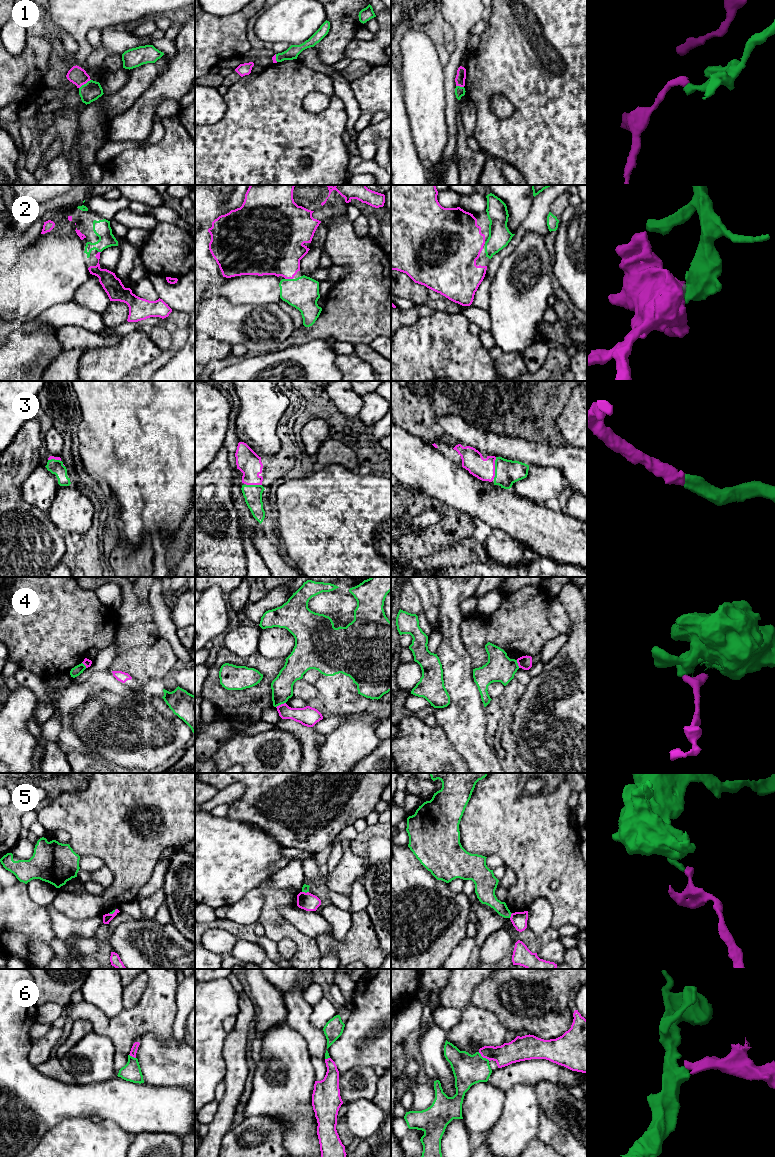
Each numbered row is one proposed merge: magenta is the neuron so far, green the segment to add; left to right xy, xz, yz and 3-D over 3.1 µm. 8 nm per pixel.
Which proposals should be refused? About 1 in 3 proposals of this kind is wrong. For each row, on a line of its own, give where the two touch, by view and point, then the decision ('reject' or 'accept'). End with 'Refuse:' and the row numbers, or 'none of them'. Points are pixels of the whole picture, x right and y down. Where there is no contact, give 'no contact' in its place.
1: xy (84, 83) | reject
2: xz (289, 278) | accept
3: yz (494, 468) | accept
4: xz (281, 704) | reject
5: yz (511, 915) | reject
6: yz (484, 1057) | accept
Refuse: 1, 4, 5

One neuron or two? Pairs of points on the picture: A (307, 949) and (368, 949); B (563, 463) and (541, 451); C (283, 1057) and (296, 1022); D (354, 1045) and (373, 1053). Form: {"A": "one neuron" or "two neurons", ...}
{"A": "two neurons", "B": "one neuron", "C": "two neurons", "D": "one neuron"}

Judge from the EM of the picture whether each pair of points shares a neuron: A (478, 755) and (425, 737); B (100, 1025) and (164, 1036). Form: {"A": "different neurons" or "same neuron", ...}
{"A": "different neurons", "B": "same neuron"}

